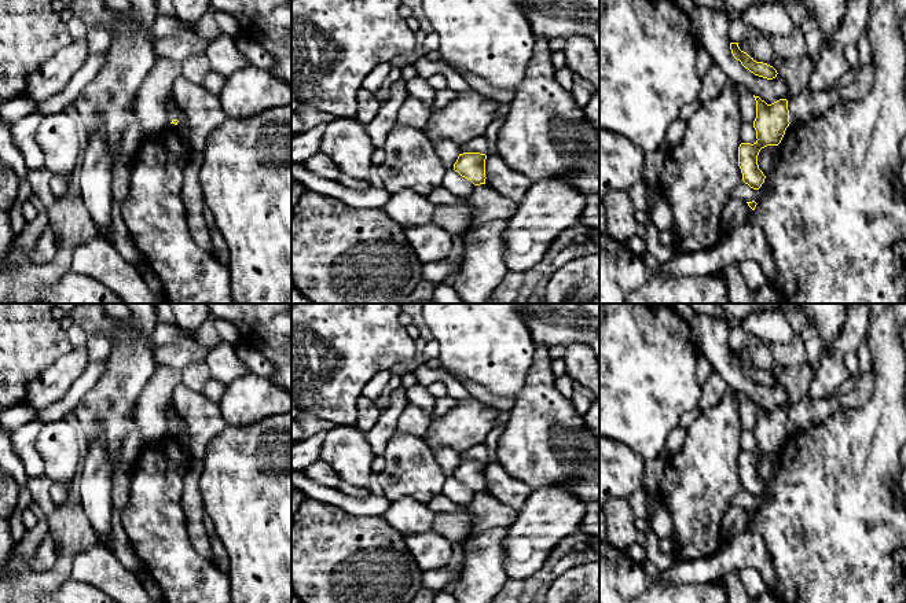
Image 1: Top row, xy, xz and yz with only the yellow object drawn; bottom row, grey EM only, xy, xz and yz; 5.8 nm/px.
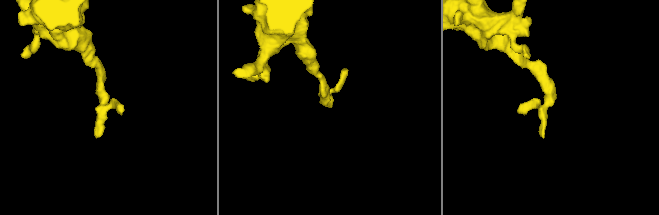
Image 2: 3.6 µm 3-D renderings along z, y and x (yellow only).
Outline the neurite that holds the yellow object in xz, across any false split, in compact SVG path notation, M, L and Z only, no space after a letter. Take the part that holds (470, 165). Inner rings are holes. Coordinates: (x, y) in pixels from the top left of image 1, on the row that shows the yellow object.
M463 152L454 163L454 170L470 180L474 185L485 184L485 154Z

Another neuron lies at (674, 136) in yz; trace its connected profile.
M678 118L671 124L665 136L665 144L668 151L682 141L685 130L686 130L686 122L682 121L681 118Z

